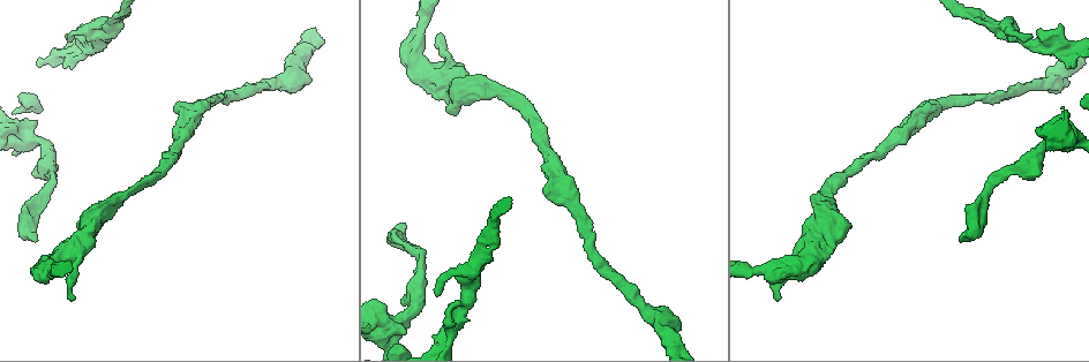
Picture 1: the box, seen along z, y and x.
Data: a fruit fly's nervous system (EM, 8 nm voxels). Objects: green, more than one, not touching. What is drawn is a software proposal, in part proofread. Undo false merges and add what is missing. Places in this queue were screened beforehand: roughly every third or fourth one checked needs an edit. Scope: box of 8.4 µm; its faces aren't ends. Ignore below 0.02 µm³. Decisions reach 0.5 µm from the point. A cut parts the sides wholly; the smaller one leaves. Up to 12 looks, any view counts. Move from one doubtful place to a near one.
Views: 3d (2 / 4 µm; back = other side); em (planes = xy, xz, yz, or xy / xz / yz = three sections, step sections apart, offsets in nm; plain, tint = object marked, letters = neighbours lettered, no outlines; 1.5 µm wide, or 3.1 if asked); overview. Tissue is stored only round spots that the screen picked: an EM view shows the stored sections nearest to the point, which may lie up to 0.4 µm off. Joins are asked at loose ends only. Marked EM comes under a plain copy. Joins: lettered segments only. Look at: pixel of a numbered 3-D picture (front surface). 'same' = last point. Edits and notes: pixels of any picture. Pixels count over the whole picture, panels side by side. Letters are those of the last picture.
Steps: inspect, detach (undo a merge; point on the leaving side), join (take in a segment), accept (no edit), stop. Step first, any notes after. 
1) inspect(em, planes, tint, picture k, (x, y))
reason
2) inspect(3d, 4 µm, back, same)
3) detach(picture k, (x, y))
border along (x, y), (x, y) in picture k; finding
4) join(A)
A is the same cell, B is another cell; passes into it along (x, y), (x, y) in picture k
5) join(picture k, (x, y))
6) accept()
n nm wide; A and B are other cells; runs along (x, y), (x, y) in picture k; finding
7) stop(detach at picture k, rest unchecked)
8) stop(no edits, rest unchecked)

inspect(em, planes, letters, picture 1, (405, 332))
branch stops here

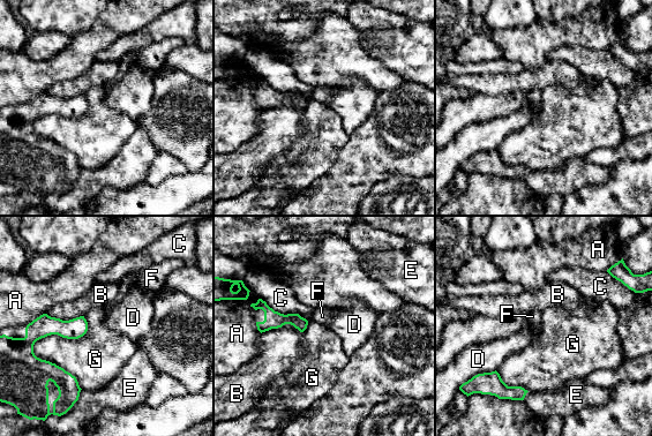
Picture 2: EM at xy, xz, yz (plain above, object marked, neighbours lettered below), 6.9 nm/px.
accept()
A, B, C, D, E, F and G are other cells; border along (84, 316), (82, 389) in picture 2; no lettered segment goes on from it

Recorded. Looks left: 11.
inspect(3d, 2 µm, picture 1, (1063, 45))
sharp bend

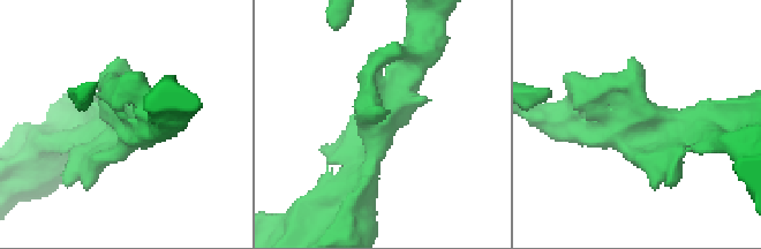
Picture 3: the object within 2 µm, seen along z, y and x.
inspect(em, planes, tint, picture 3, (649, 122))

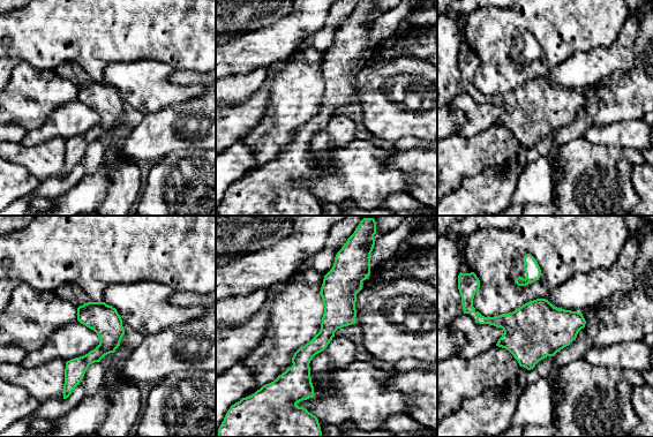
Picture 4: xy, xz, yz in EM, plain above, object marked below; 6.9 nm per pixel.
inspect(em, planes, letters, same)

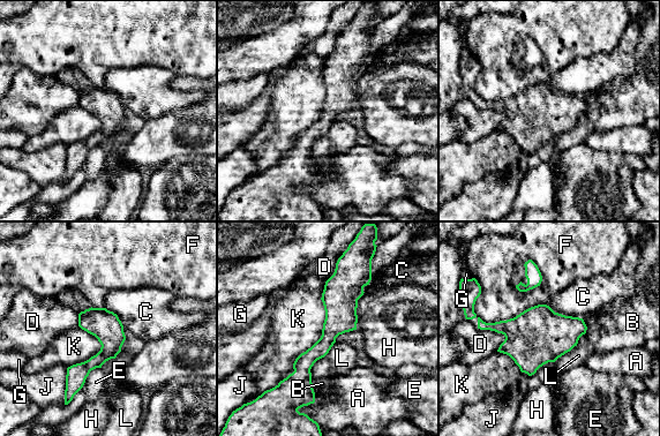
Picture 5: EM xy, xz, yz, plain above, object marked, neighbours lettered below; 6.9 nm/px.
accept()
180 nm wide; A, B, C, D, E, F, G, H, J, K and L are other cells; border along (327, 280), (322, 335), (272, 388) in picture 5; one neuron here

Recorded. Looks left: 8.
inspect(3d, 2 µm, picture 1, (825, 205))
sudden change in width

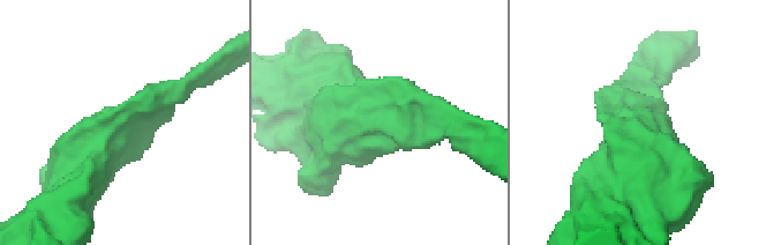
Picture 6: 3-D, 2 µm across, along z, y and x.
inspect(em, planes, letters, picture 6, (644, 122))
need the tissue

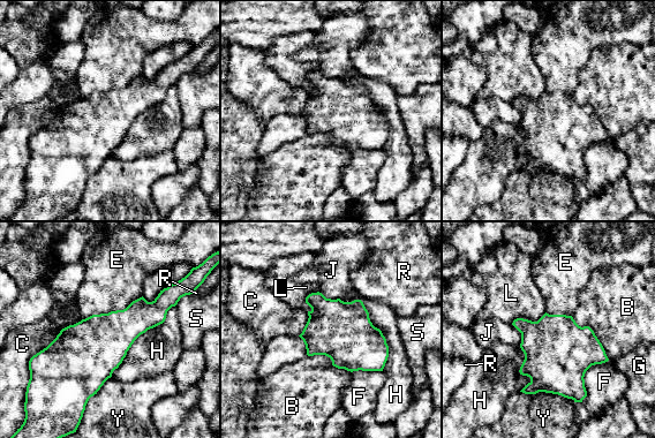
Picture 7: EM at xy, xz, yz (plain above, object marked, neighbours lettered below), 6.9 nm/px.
accept()
B, C, E, F, G, H, J, L, R, S and Y are other cells; border along (571, 316), (593, 331), (609, 359) in picture 7; continuous, no second neuron

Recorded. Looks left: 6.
inspect(3d, 2 µm, picture 1, (404, 223))
an open end

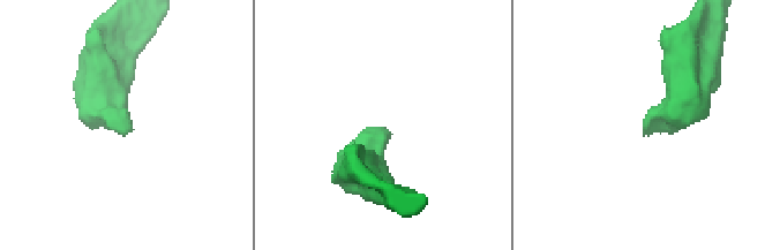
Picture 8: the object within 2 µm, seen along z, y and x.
inspect(em, planes, letters, picture 8, (385, 130))

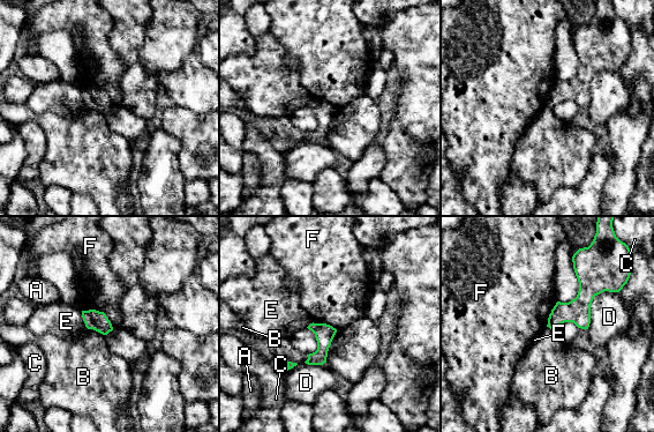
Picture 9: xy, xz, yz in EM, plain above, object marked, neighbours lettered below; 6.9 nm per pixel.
accept()
A, B, C, D, E and F are other cells; none of them fits

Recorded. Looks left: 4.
inspect(3d, 2 µm, picture 1, (773, 298))
branch stops here

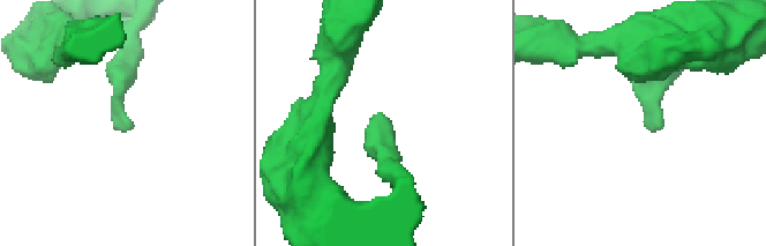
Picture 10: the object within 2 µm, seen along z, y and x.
inspect(em, planes, letters, picture 10, (130, 126))
now the EM

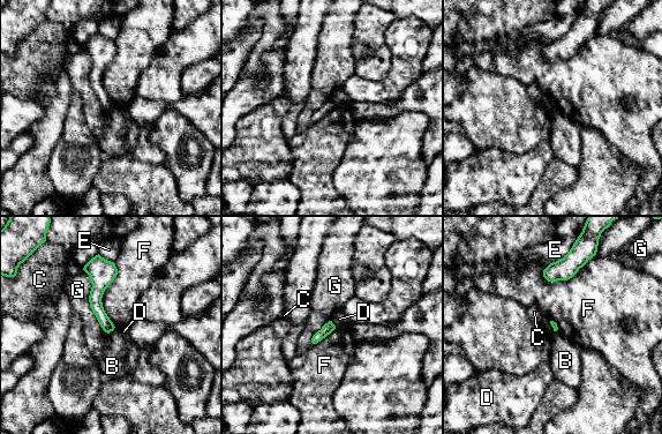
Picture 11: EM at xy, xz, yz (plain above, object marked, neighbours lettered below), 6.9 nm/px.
accept()
B, C, D, E, F and G are other cells; border along (331, 320), (336, 327) in picture 11; none of them fits

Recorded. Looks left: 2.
stop(no edits, rest unchecked)

